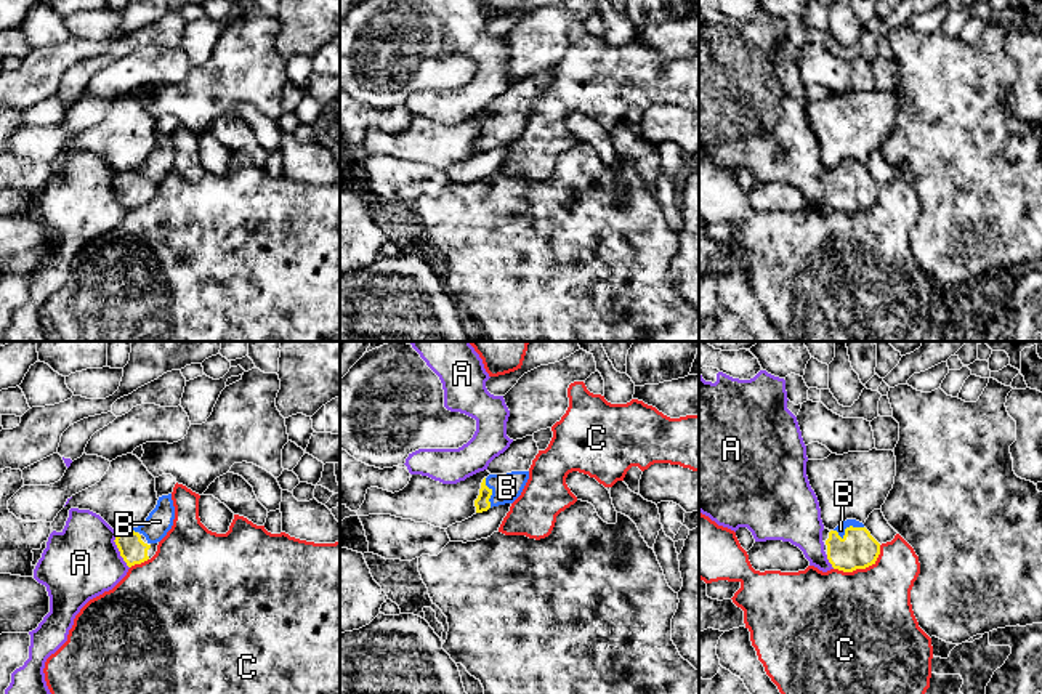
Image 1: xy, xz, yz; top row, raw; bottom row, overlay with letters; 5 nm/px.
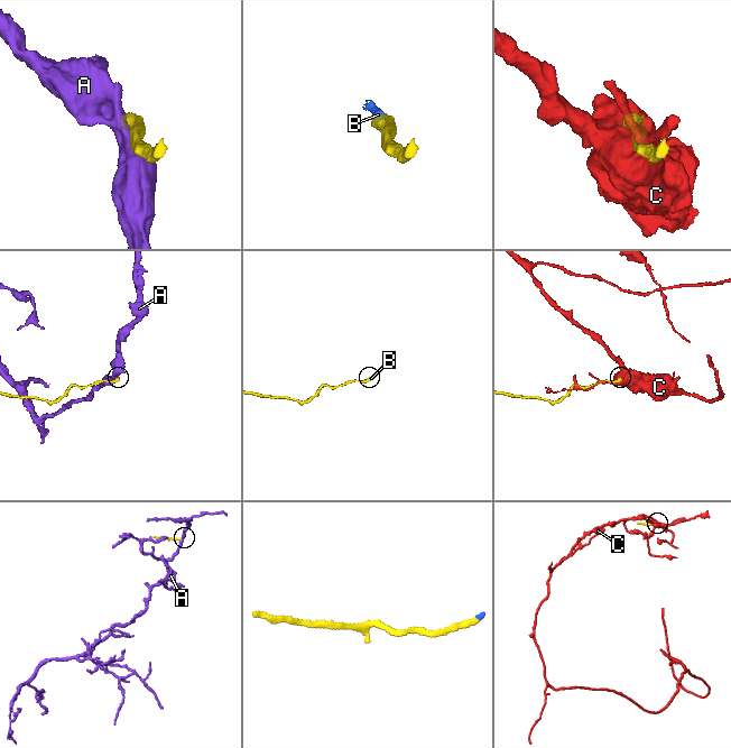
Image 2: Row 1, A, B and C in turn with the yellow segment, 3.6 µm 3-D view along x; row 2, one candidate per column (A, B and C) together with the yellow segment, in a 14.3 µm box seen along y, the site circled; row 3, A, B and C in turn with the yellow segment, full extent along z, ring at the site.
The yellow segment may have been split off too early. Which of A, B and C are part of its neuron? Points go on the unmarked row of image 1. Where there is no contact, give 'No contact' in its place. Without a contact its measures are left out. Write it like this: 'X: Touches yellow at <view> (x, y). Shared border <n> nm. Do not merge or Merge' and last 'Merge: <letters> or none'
A: Touches yellow at xy (119, 191). Shared border 190 nm. Do not merge
B: Touches yellow at yz (847, 169). Shared border 150 nm. Merge
C: Touches yellow at yz (861, 209). Shared border 260 nm. Do not merge
Merge: B

